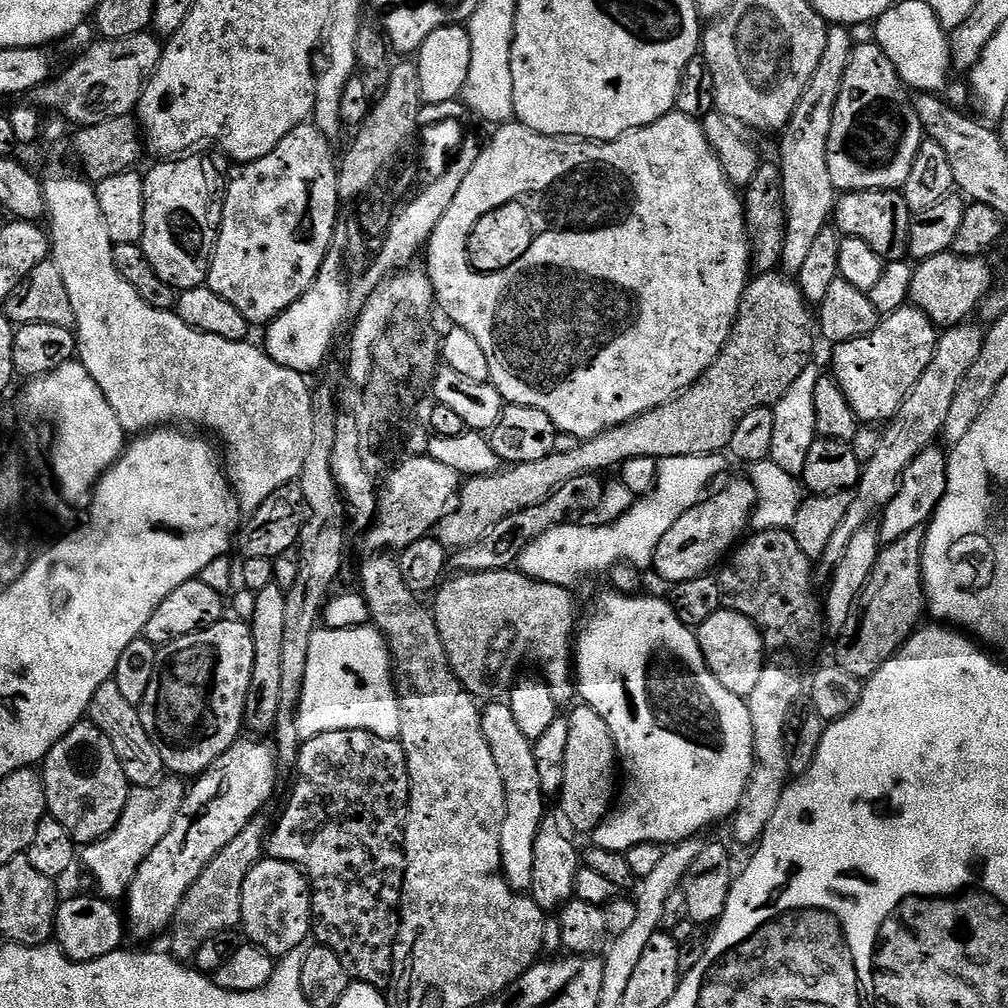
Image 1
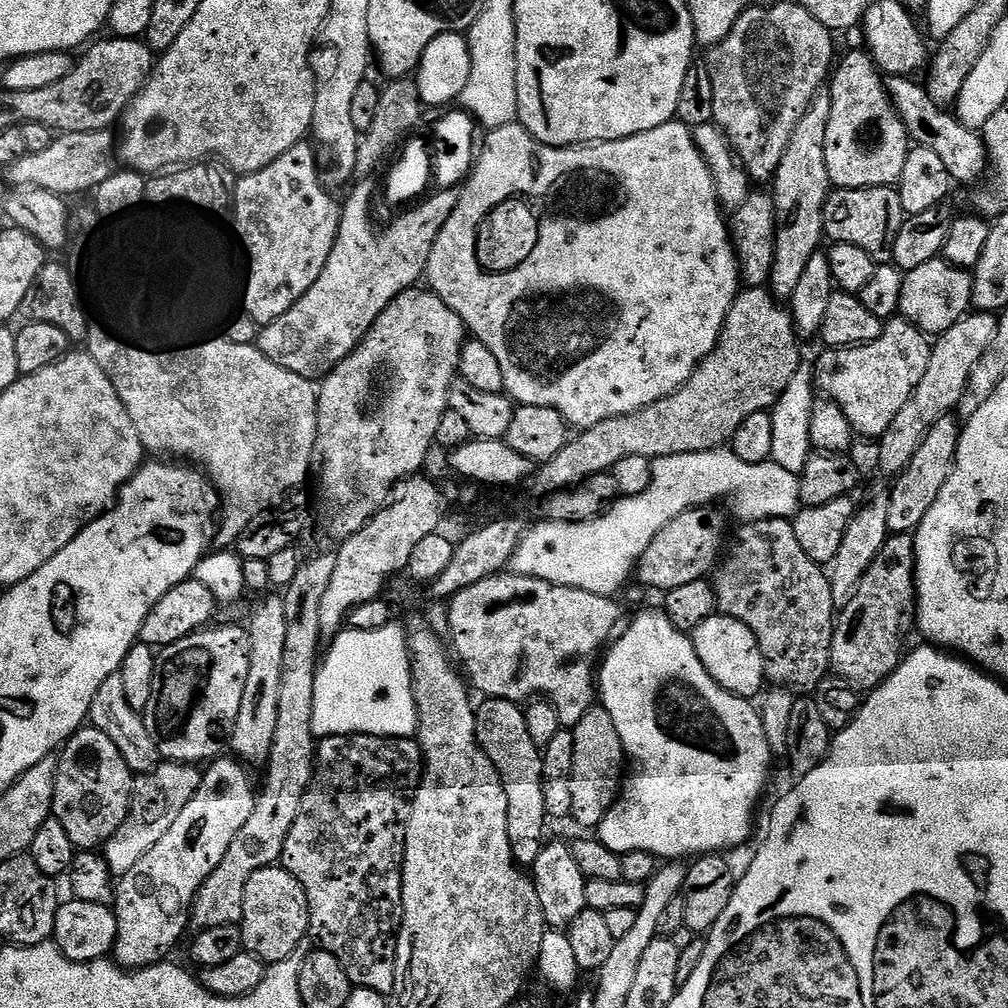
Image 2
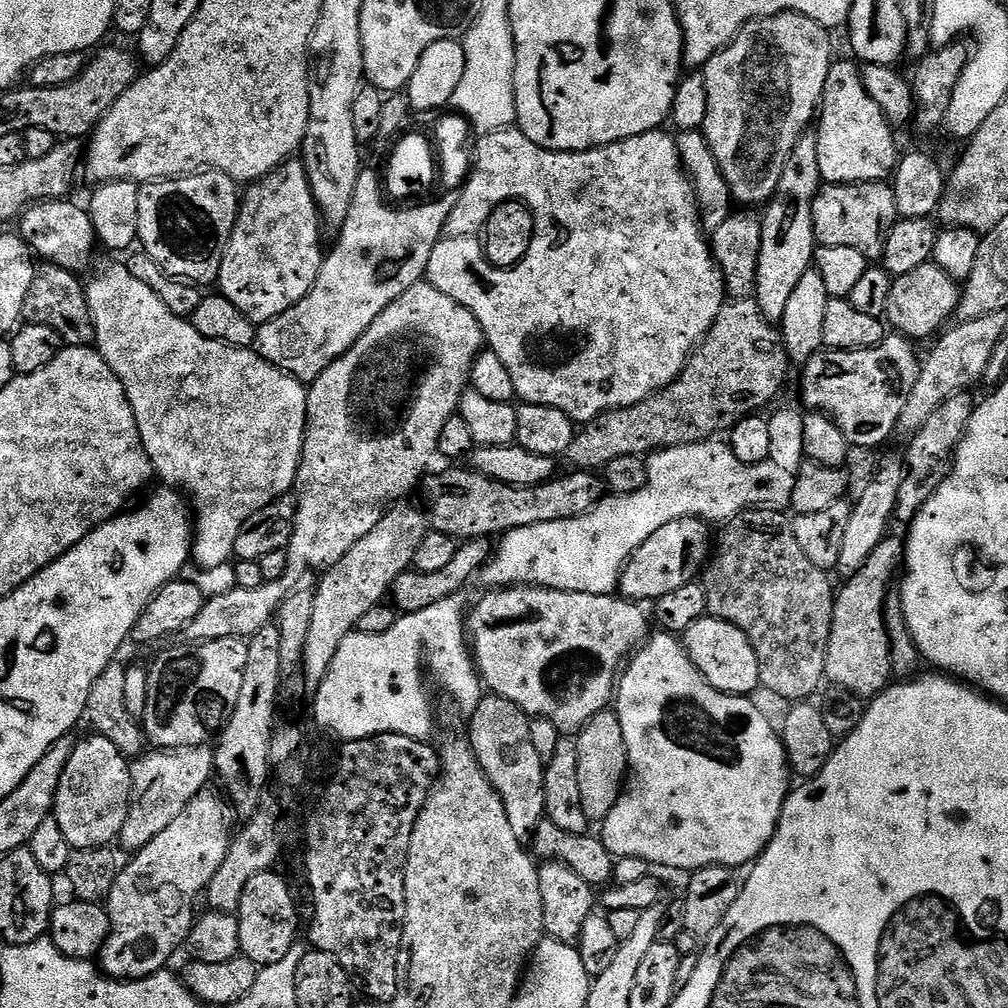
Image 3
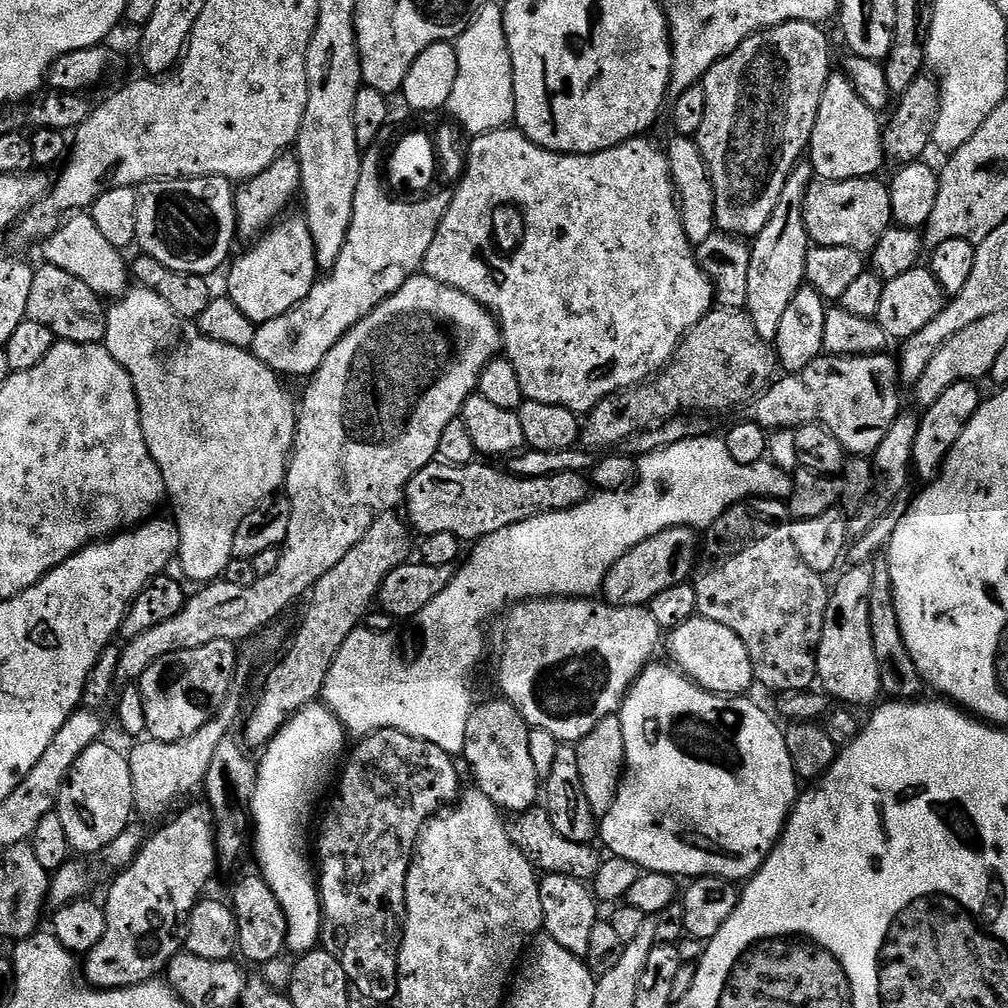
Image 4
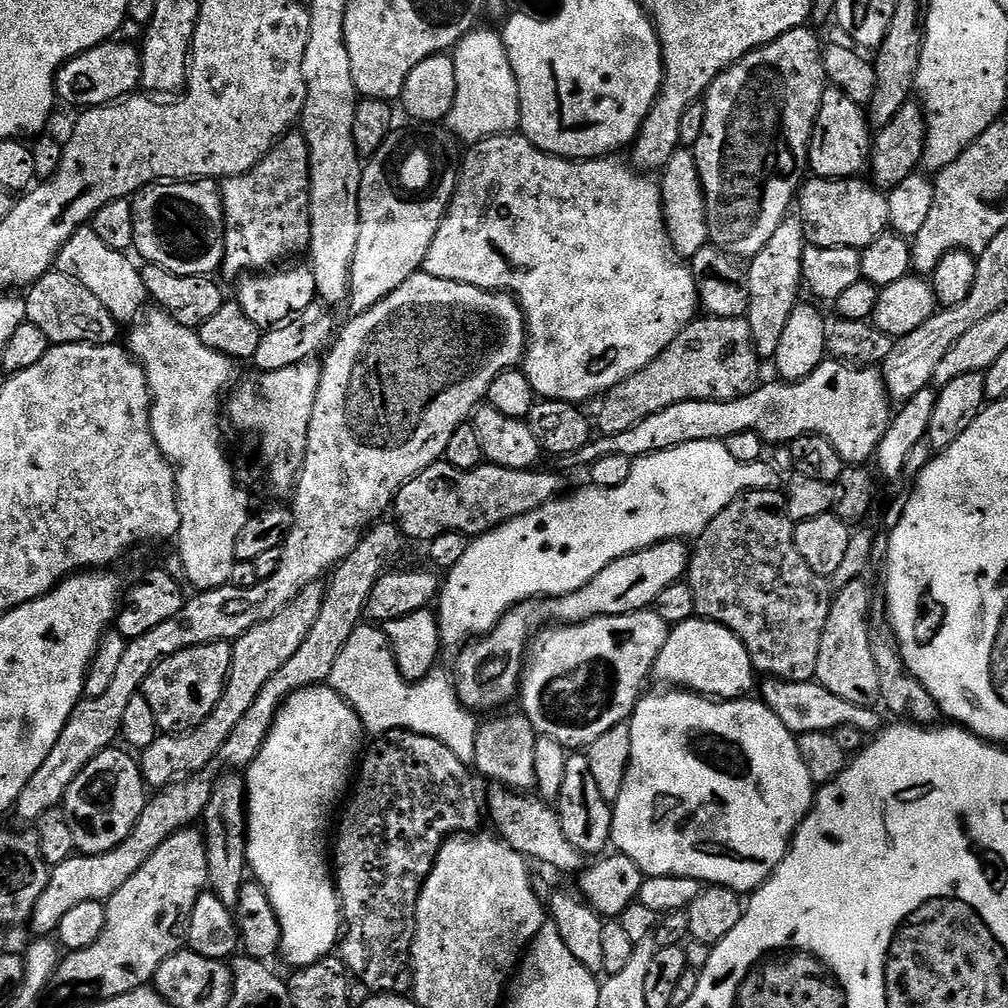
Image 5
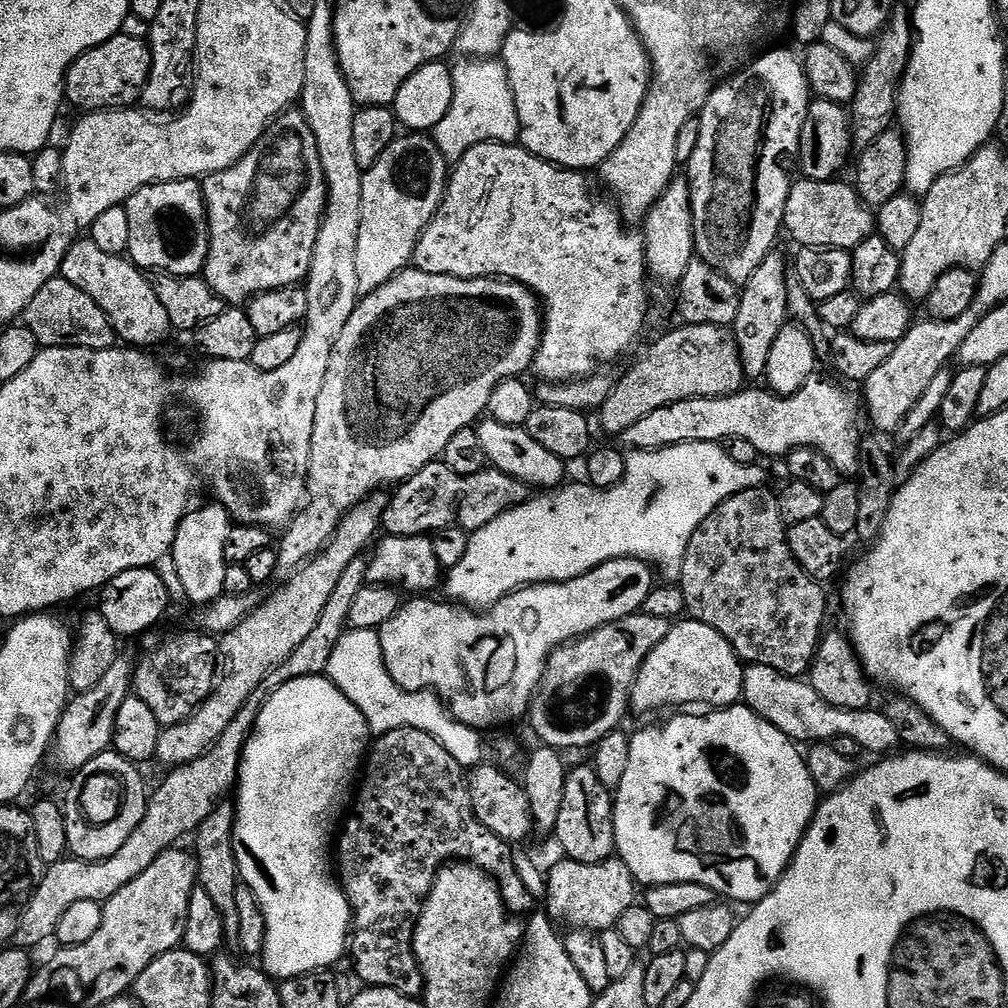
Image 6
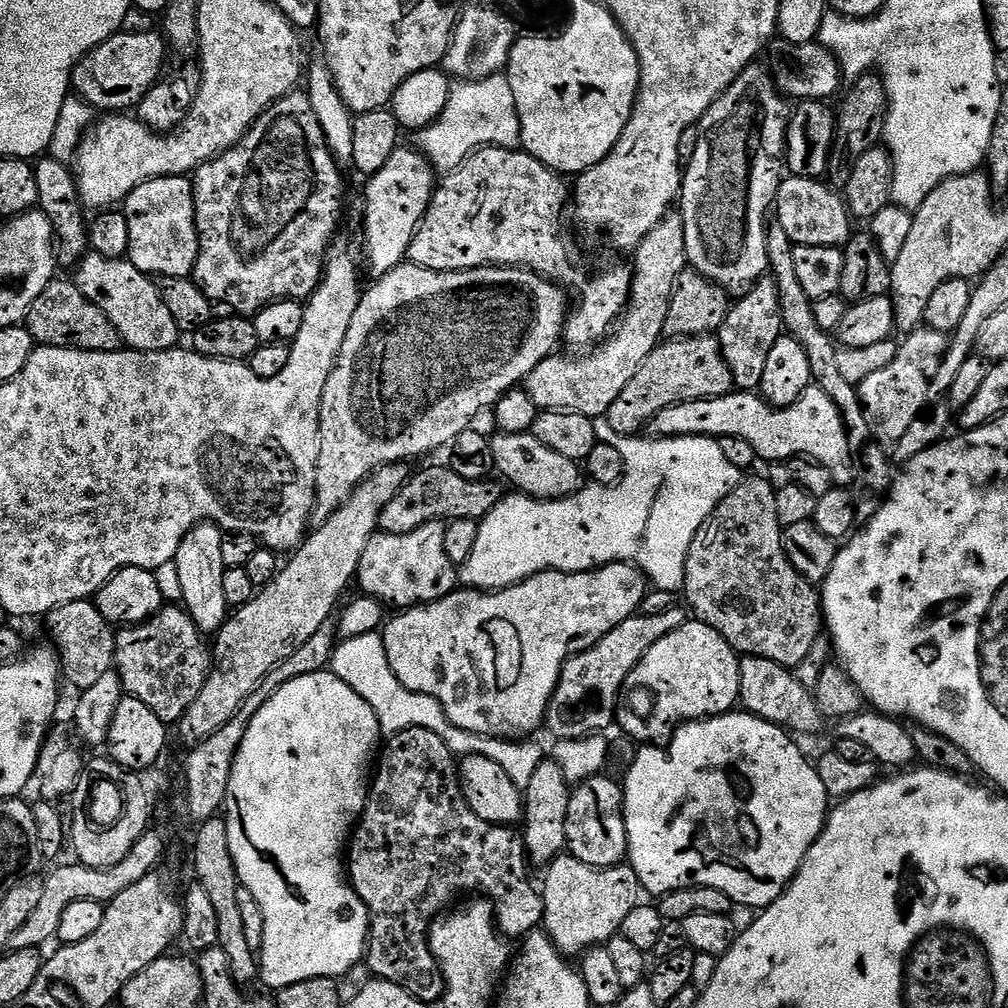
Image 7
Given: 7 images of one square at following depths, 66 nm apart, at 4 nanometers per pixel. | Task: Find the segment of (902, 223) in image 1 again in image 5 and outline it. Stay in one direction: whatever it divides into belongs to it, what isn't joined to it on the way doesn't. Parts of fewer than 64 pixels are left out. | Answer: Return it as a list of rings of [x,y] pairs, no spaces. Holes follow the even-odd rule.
[[[864,178],[811,179],[805,184],[803,181],[798,188],[798,215],[808,244],[862,250],[870,246],[874,238],[889,231],[888,197],[875,184]]]

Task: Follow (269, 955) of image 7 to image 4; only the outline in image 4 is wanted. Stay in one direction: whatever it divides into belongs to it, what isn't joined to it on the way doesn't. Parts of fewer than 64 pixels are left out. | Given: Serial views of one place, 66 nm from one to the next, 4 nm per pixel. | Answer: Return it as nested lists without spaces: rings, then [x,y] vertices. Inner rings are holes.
[[[320,702],[307,704],[301,712],[296,712],[288,720],[286,726],[280,728],[278,735],[268,743],[267,748],[263,749],[261,756],[264,757],[259,757],[258,760],[259,774],[252,803],[251,822],[254,836],[256,832],[256,860],[260,863],[259,875],[263,876],[264,881],[274,890],[278,902],[282,902],[288,922],[287,951],[289,953],[311,952],[321,943],[322,909],[318,876],[314,871],[313,861],[312,864],[308,861],[308,836],[304,831],[312,820],[312,807],[315,806],[316,799],[323,794],[332,771],[334,776],[345,755],[344,736],[346,737],[344,723],[330,709]]]

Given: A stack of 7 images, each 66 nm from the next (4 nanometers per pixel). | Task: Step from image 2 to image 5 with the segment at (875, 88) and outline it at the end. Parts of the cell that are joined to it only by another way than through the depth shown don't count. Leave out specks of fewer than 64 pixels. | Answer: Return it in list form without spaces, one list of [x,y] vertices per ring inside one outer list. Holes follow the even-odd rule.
[[[835,86],[825,87],[818,118],[812,127],[808,143],[808,168],[817,177],[826,180],[856,178],[869,167],[873,129],[868,123],[865,109],[856,104]]]

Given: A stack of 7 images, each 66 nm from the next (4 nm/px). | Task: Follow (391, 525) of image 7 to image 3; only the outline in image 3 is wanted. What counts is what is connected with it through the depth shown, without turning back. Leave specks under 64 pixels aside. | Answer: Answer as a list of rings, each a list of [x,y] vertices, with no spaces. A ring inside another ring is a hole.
[[[448,466],[445,472],[436,472],[425,475],[422,480],[422,488],[424,484],[424,500],[428,503],[426,507],[426,515],[428,517],[428,523],[433,529],[447,536],[456,537],[457,541],[463,542],[466,540],[478,540],[481,538],[493,538],[492,536],[499,537],[501,534],[506,532],[512,532],[515,528],[521,528],[522,526],[534,526],[535,524],[541,524],[542,522],[554,522],[555,520],[565,520],[566,518],[578,518],[582,514],[589,512],[594,506],[598,506],[598,502],[604,499],[606,495],[606,489],[604,487],[603,479],[595,471],[592,470],[572,470],[569,471],[569,476],[563,476],[563,474],[557,475],[551,480],[547,480],[544,484],[538,486],[530,486],[529,488],[515,488],[514,486],[506,486],[505,484],[499,484],[494,482],[490,478],[486,478],[481,472],[474,472],[464,466]]]

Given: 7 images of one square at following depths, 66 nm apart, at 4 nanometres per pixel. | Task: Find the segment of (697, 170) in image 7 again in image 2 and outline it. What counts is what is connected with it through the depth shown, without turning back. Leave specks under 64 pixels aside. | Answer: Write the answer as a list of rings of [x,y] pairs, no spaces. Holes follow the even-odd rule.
[[[788,2],[772,4],[769,8],[747,8],[738,18],[738,22],[734,22],[732,32],[721,44],[717,44],[707,53],[706,65],[713,83],[711,123],[724,131],[724,137],[735,152],[749,181],[768,182],[776,175],[782,162],[782,154],[786,154],[790,134],[794,134],[794,126],[798,126],[802,114],[806,114],[810,102],[818,95],[829,77],[834,64],[832,39],[832,29],[822,26],[822,22],[818,22],[818,18],[810,14],[810,10],[798,6],[795,2]]]

